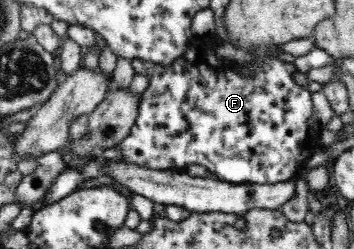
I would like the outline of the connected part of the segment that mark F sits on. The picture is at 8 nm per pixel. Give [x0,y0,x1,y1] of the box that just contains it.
[42,46,337,205]

